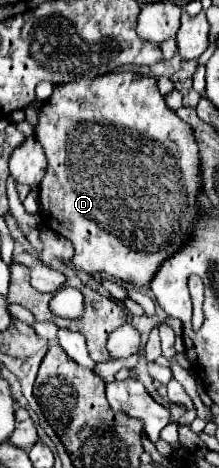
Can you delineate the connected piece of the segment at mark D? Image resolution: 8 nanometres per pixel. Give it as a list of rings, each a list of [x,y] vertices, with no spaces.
[[[123,71],[123,73],[107,73],[103,77],[95,79],[77,79],[71,83],[59,85],[53,95],[49,97],[47,103],[43,103],[41,113],[39,113],[39,125],[35,129],[35,137],[45,149],[49,167],[47,173],[39,185],[39,201],[41,201],[41,219],[43,223],[53,229],[55,233],[63,235],[69,239],[75,247],[73,255],[73,265],[77,271],[83,273],[107,273],[113,275],[115,279],[121,279],[123,283],[133,283],[133,285],[149,285],[159,271],[159,267],[173,257],[181,247],[189,243],[193,237],[195,225],[201,217],[199,211],[199,195],[203,193],[203,179],[201,179],[201,155],[199,155],[199,145],[193,133],[193,127],[181,121],[175,111],[171,111],[165,103],[165,97],[157,89],[157,79],[155,77],[141,77],[139,73],[133,71]]]

